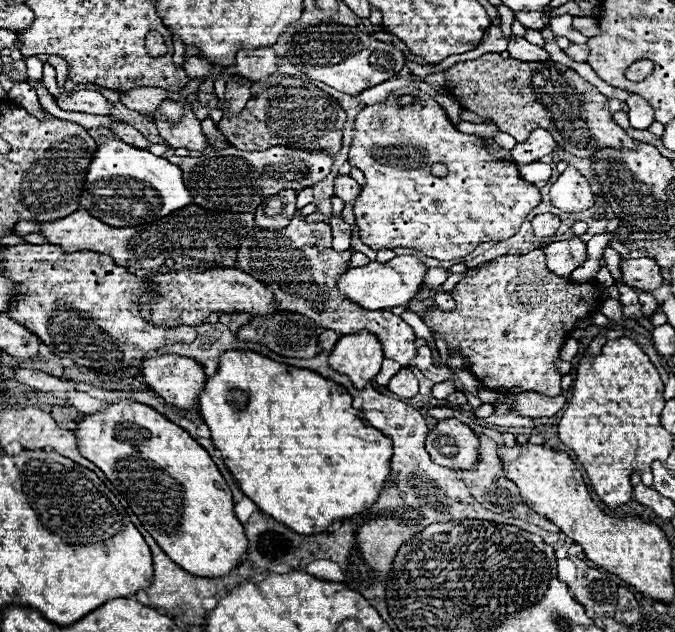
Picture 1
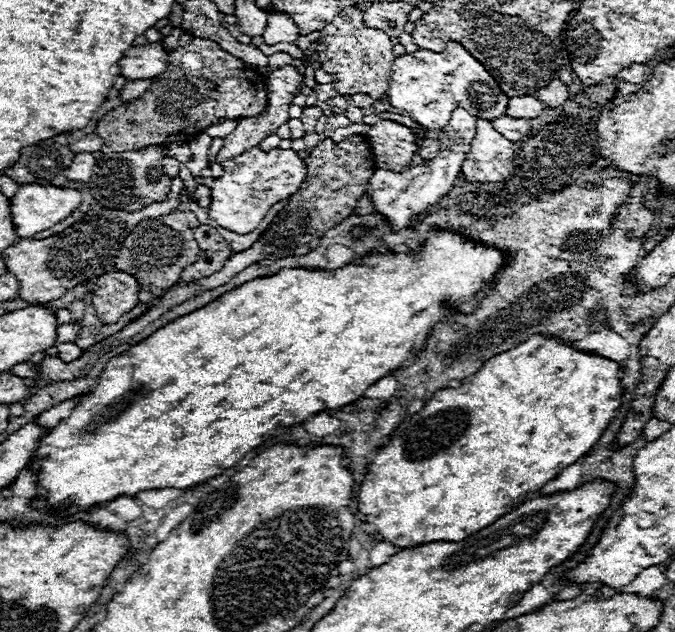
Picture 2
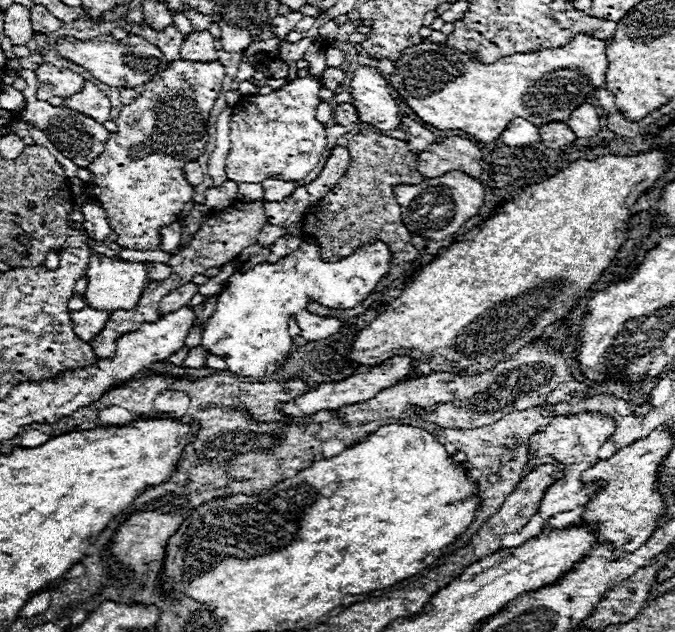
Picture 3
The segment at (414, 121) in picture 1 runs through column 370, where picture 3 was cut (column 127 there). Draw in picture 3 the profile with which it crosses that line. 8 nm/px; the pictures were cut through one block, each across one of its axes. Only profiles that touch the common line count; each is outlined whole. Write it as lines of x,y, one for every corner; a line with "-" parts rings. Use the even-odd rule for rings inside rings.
174,60
172,66
168,66
168,70
162,70
160,74
156,74
156,78
152,78
152,82
146,82
140,90
140,96
128,104
122,106
118,118
114,120
118,126
118,132
110,134
108,142
106,142
106,150
104,154
100,154
100,158
96,158
96,162
92,162
92,166
88,166
88,170
92,172
92,180
84,184
84,192
88,194
88,198
100,202
100,206
104,206
104,212
108,214
108,224
112,226
112,234
118,236
116,244
122,248
132,248
132,250
156,250
160,246
160,228
170,226
178,220
178,214
182,212
182,208
192,202
194,196
194,186
184,178
184,166
192,160
198,160
204,154
206,142
208,142
208,118
210,118
210,110
214,106
214,100
218,98
220,90
222,90
222,80
224,80
224,66
220,62
188,62
188,60

